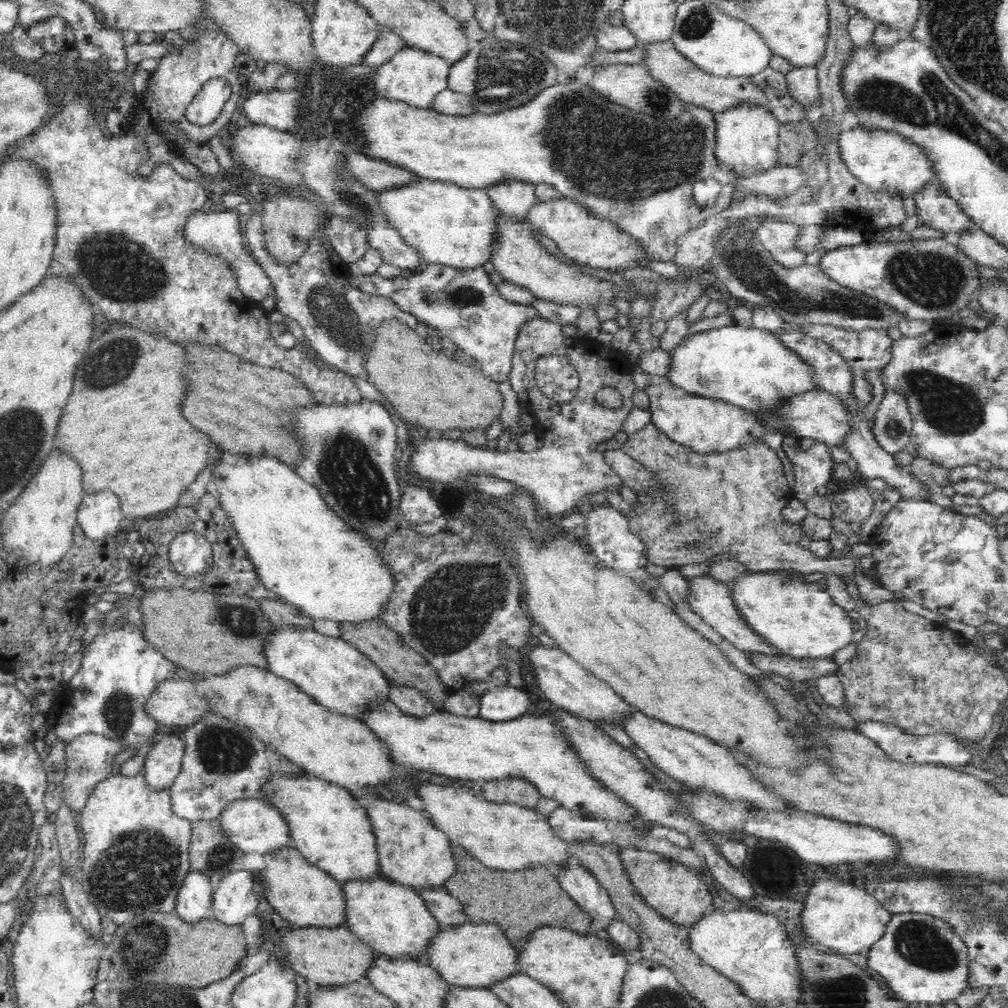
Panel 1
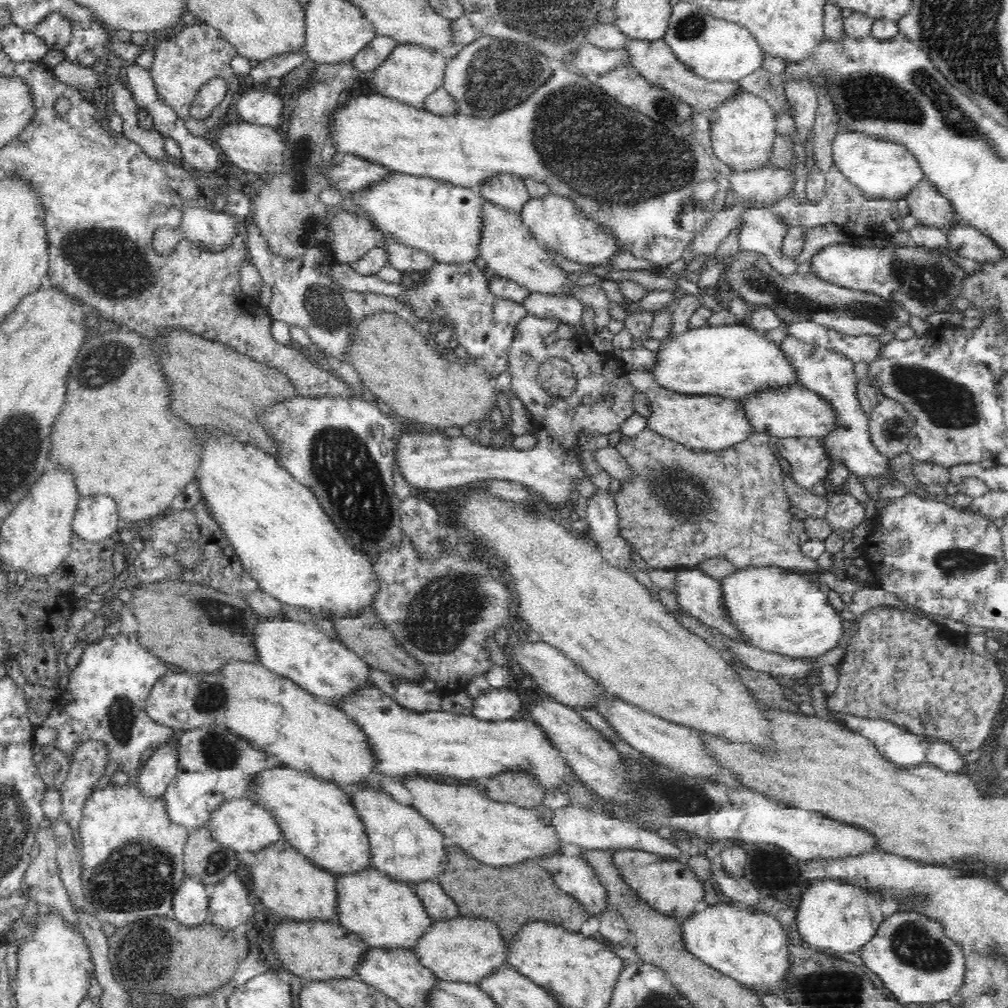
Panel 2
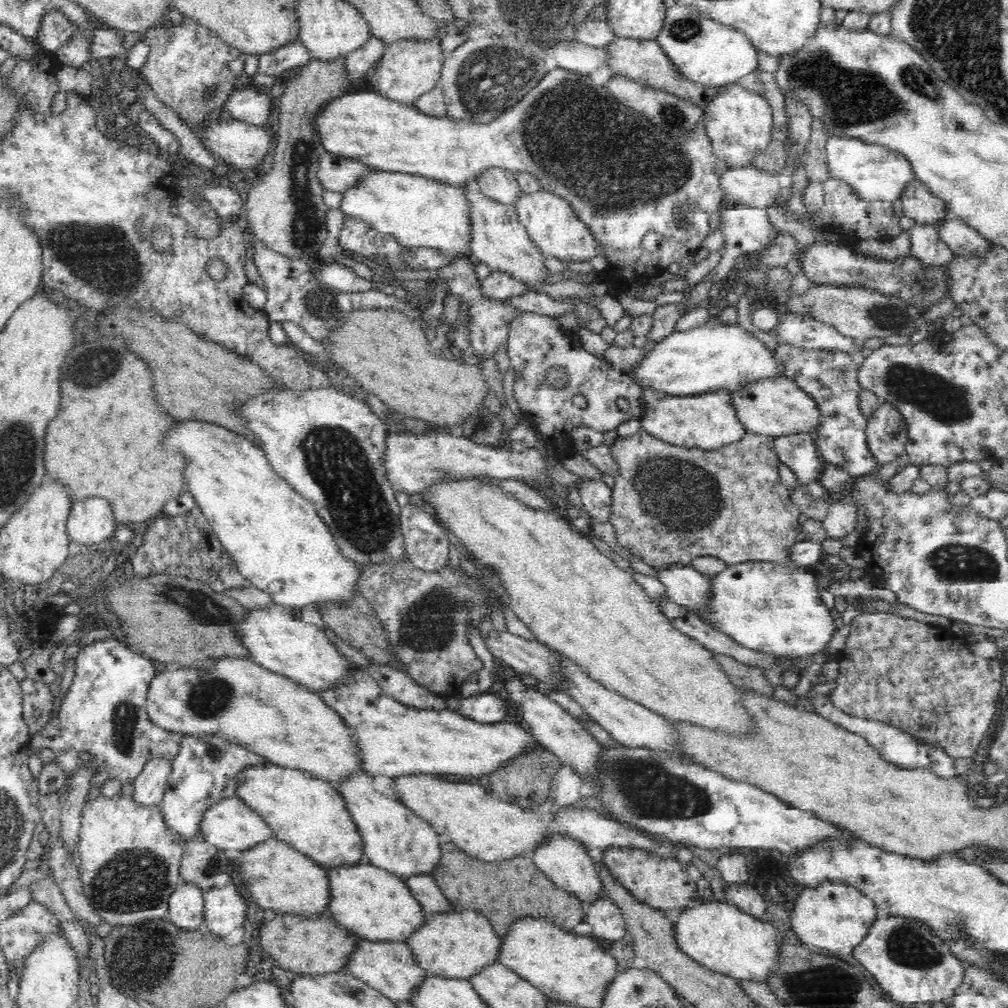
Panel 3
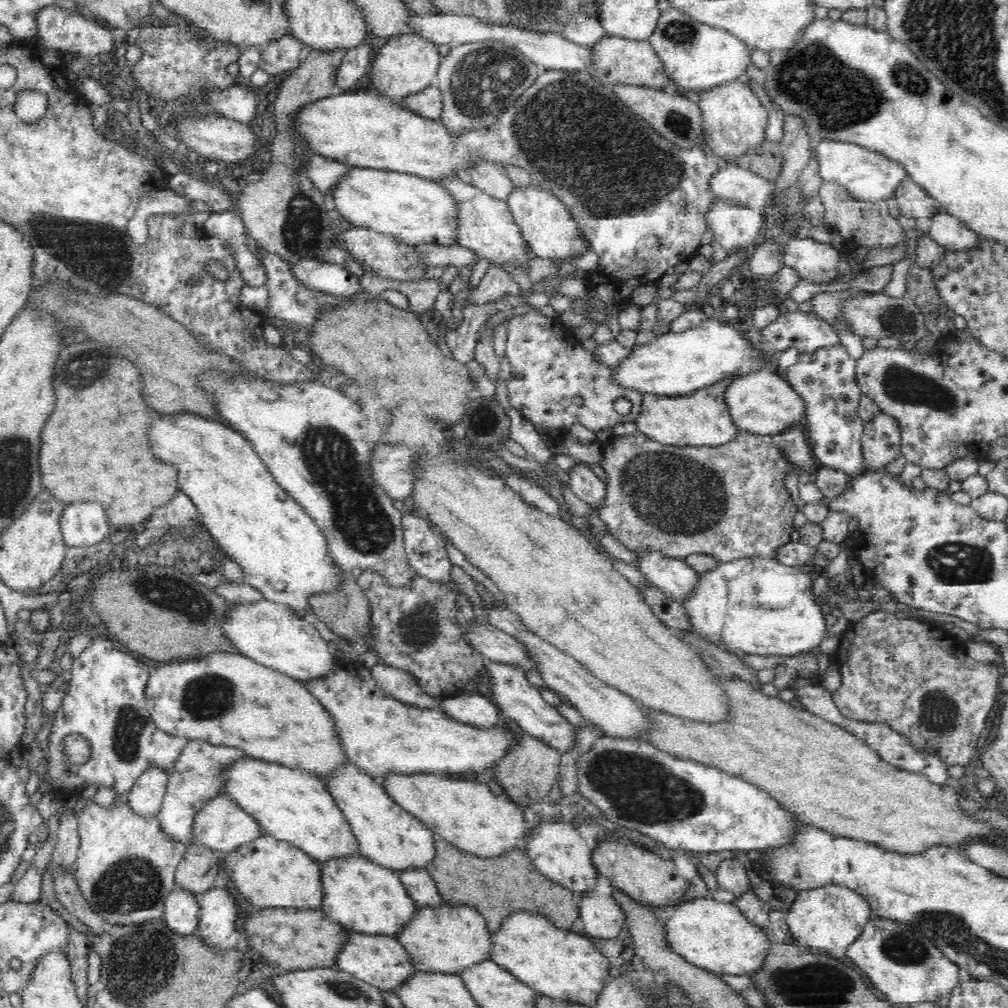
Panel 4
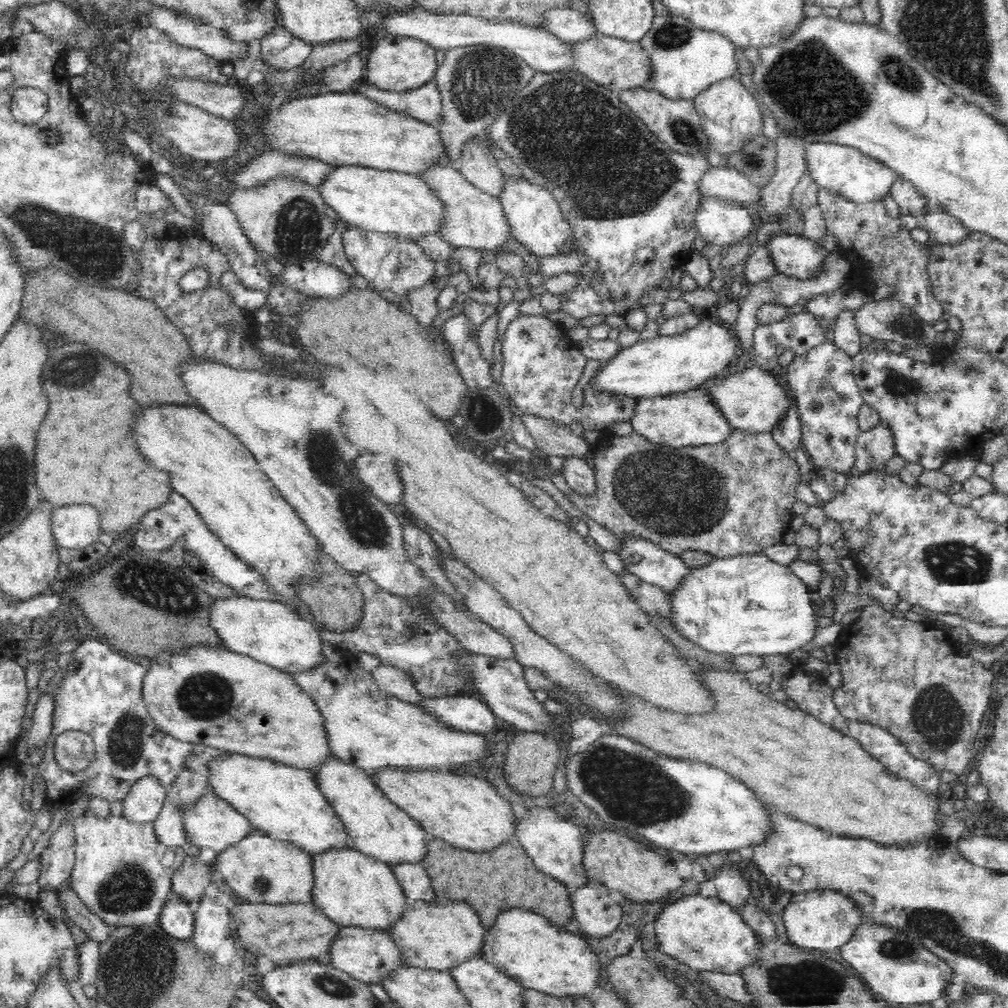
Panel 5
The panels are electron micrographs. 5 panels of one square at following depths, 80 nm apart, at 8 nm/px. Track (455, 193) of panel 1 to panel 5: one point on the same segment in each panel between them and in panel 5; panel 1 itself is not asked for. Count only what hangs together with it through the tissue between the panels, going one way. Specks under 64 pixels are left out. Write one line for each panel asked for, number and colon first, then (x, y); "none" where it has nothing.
2: (444, 221)
3: (419, 212)
4: (415, 210)
5: (390, 202)

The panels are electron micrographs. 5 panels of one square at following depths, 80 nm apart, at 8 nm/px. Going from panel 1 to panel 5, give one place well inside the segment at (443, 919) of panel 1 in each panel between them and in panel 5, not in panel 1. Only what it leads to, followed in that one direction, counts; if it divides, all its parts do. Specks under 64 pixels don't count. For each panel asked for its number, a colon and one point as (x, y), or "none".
2: (440, 906)
3: (425, 889)
4: (421, 886)
5: (415, 881)

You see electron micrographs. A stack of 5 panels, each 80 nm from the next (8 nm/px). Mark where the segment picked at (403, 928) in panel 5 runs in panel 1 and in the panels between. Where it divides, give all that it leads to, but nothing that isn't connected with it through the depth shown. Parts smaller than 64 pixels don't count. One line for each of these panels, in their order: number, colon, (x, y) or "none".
1: (469, 955)
2: (470, 949)
3: (456, 945)
4: (448, 940)

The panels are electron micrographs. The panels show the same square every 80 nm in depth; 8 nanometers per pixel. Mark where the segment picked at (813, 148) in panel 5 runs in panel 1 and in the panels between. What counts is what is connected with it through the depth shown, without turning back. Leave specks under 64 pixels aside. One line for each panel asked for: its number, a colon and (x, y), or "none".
1: (880, 158)
2: (881, 168)
3: (876, 172)
4: (869, 175)

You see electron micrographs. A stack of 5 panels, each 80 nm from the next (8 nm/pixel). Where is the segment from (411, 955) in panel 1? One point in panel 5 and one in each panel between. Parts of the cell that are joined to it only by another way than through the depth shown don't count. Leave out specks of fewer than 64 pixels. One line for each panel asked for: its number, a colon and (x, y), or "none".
2: (385, 913)
3: (377, 906)
4: (366, 898)
5: (354, 890)

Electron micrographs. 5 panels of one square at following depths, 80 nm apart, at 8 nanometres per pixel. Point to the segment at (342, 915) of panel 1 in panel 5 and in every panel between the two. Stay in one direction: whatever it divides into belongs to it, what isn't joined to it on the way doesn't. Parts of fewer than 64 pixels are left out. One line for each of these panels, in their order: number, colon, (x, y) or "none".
2: (287, 883)
3: (279, 878)
4: (274, 874)
5: (261, 870)

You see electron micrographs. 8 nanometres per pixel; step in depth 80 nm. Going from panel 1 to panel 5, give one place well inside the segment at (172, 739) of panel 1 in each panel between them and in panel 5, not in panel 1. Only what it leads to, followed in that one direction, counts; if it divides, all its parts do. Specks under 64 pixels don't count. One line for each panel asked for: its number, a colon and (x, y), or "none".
2: (159, 770)
3: (149, 786)
4: (146, 796)
5: (144, 801)

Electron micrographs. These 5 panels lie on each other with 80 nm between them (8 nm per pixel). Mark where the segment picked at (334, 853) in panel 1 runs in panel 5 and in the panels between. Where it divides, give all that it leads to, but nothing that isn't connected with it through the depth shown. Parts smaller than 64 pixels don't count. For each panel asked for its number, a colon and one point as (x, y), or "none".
2: (318, 818)
3: (309, 814)
4: (291, 804)
5: (285, 803)

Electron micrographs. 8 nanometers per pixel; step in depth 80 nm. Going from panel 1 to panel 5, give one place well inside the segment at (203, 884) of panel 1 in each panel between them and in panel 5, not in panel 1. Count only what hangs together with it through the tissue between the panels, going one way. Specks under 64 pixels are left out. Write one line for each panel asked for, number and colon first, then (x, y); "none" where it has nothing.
2: (191, 907)
3: (186, 905)
4: (182, 911)
5: (177, 917)

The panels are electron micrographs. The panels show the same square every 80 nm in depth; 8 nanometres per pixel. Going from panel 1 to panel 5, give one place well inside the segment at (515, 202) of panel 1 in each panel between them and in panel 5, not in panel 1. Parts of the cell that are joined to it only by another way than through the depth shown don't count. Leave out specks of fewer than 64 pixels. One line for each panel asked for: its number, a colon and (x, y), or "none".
2: (506, 190)
3: (500, 185)
4: (491, 178)
5: (479, 167)

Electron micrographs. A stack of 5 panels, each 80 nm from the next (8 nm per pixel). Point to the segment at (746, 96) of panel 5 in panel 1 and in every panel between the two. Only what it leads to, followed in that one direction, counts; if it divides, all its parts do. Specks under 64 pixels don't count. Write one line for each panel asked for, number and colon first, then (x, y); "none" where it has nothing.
1: (747, 138)
2: (743, 130)
3: (739, 123)
4: (734, 119)

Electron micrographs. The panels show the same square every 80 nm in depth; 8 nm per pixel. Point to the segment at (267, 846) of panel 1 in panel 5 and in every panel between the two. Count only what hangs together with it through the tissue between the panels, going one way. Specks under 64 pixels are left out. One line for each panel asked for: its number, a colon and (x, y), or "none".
2: (243, 824)
3: (231, 824)
4: (222, 824)
5: (214, 823)

